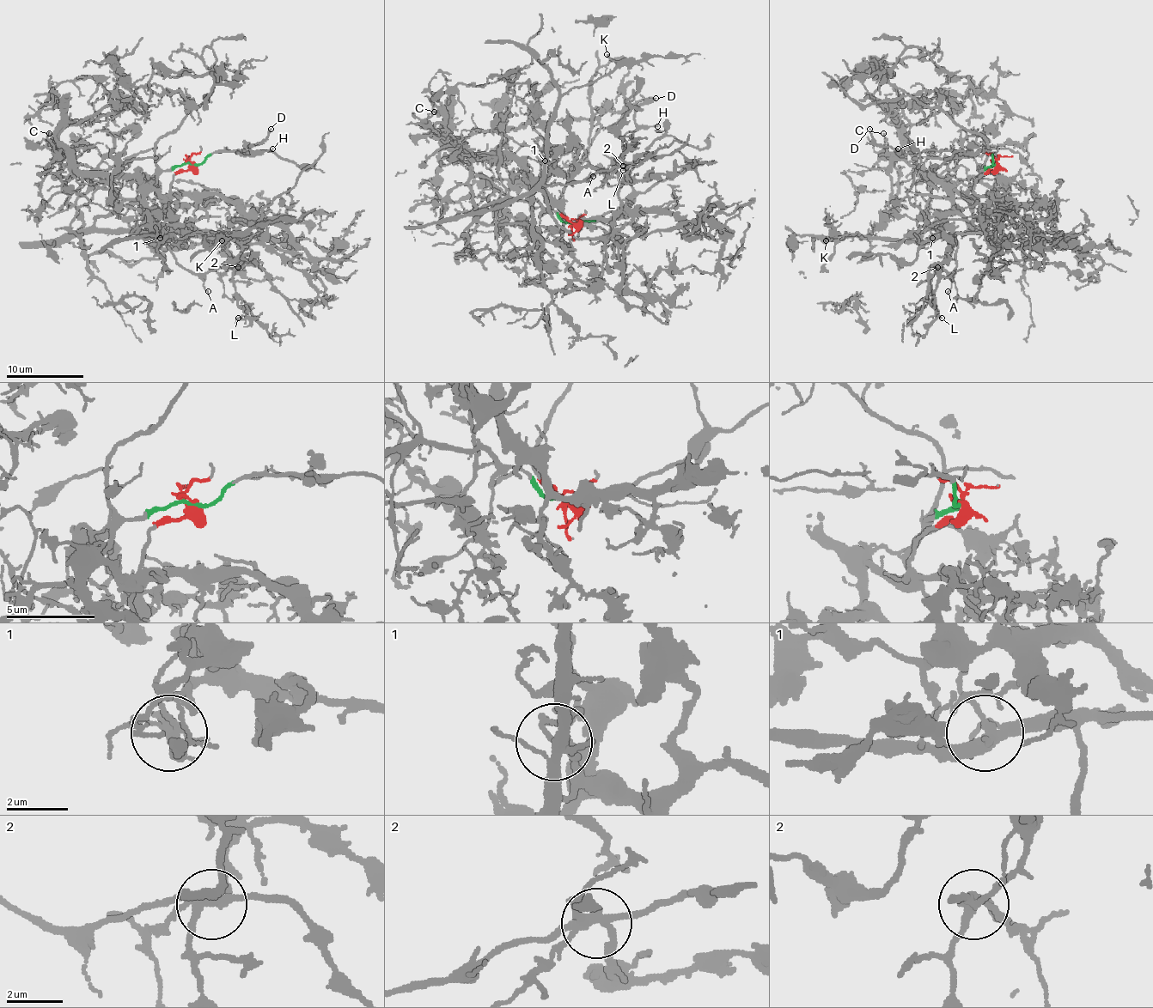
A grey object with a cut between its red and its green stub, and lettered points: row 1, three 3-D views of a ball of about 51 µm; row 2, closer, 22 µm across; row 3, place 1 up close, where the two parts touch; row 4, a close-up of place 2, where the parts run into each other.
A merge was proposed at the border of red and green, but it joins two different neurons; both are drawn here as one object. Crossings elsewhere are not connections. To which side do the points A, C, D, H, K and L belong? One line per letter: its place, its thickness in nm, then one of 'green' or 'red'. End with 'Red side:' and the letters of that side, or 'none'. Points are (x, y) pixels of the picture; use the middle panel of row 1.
A: place (593, 176); calibre 80 nm; green
C: place (434, 112); calibre 120 nm; red
D: place (655, 98); calibre 150 nm; green
H: place (657, 126); calibre 100 nm; green
K: place (607, 54); calibre 140 nm; green
L: place (623, 170); calibre 160 nm; red
Red side: C, L

